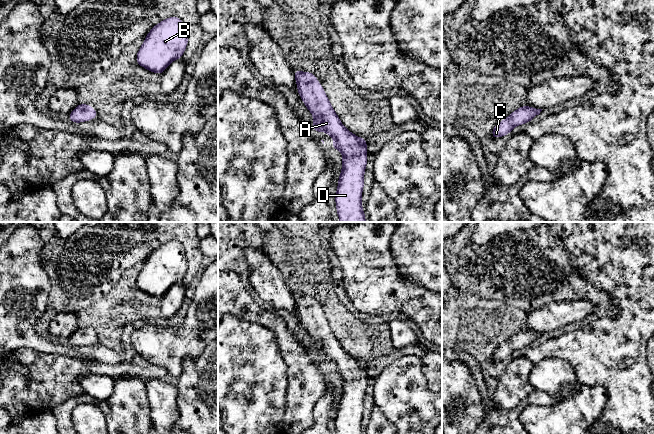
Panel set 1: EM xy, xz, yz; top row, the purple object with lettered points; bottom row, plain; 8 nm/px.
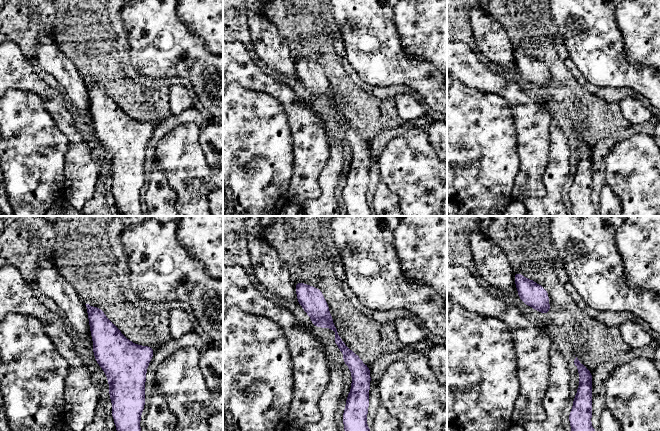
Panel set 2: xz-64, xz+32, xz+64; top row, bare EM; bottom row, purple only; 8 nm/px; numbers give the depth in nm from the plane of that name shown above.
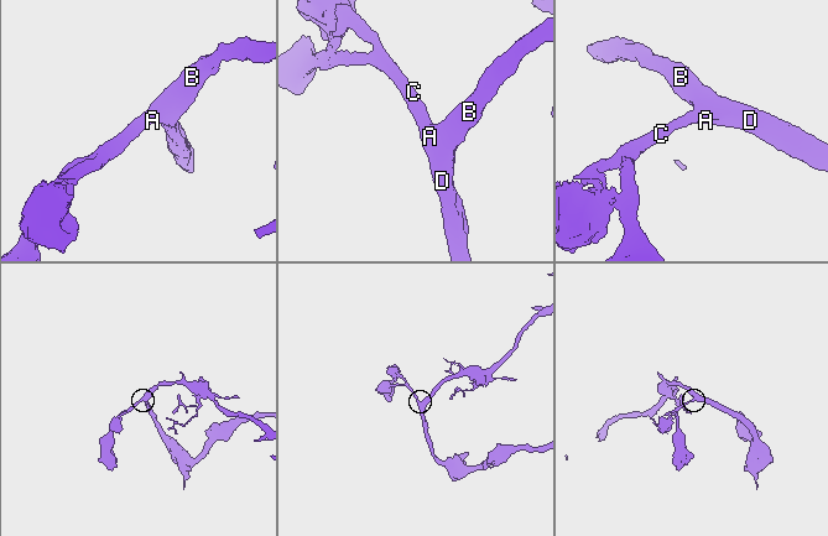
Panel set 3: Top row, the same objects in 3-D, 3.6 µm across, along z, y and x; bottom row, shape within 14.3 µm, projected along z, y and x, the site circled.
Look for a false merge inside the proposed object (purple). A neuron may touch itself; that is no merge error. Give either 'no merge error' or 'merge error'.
no merge error

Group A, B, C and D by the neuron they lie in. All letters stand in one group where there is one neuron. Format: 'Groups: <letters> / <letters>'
Groups: A B C D

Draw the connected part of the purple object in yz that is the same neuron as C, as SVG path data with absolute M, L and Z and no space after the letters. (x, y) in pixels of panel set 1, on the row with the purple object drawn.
M525 105L521 106L493 127L491 137L500 138L506 136L512 132L514 127L531 122L541 111L542 109Z

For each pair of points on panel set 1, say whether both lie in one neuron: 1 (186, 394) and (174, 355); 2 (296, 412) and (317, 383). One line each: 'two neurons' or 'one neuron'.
1: two neurons
2: one neuron

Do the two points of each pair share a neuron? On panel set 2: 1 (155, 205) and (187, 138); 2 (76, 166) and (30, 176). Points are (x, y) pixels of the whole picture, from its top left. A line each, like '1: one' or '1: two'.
1: two
2: two

